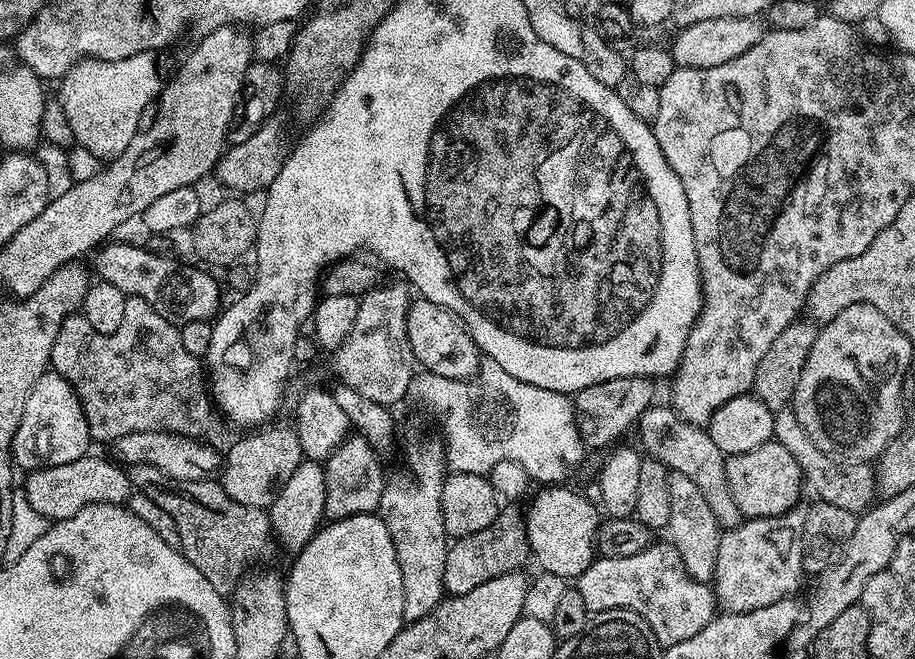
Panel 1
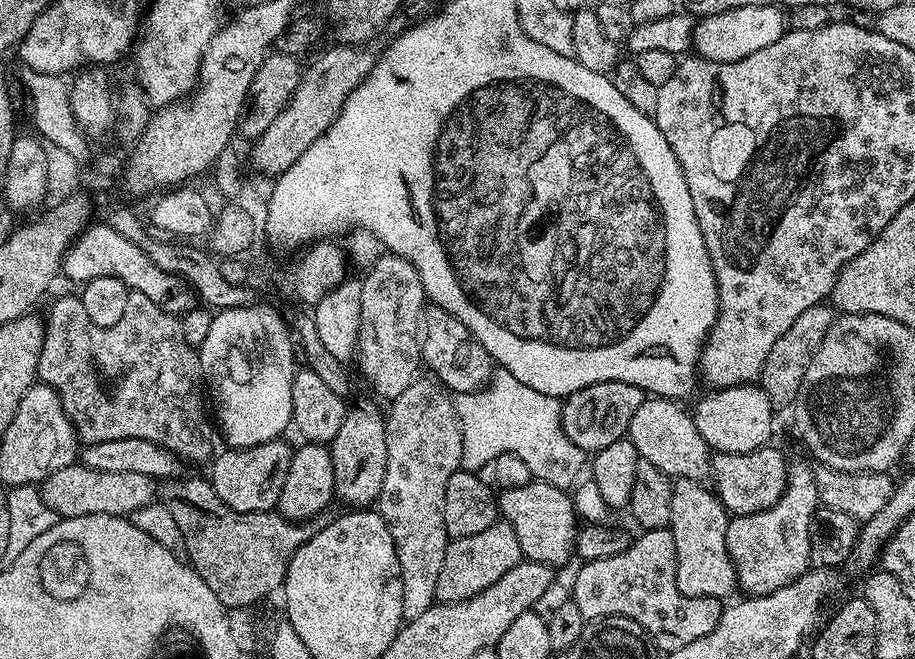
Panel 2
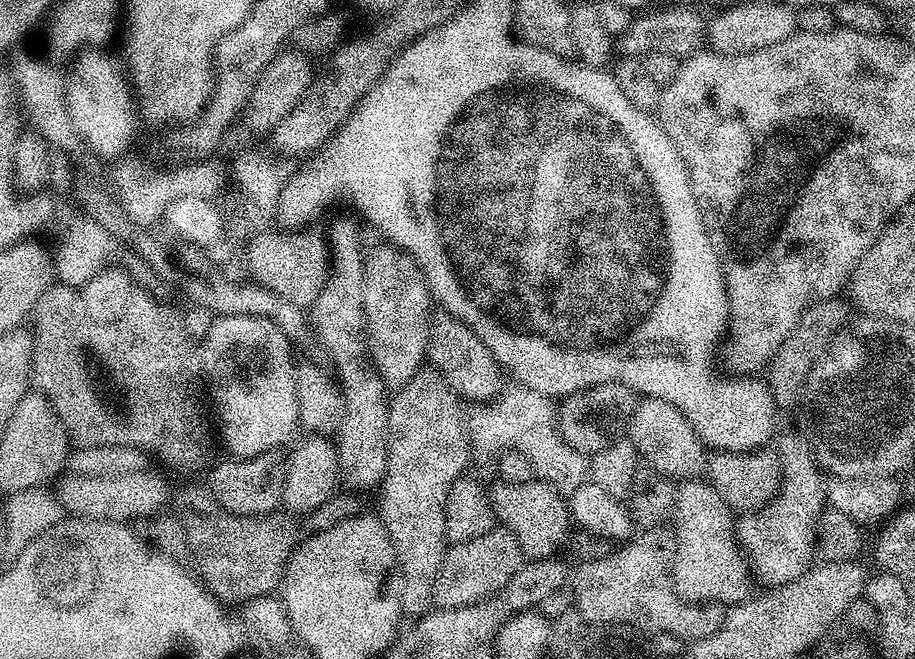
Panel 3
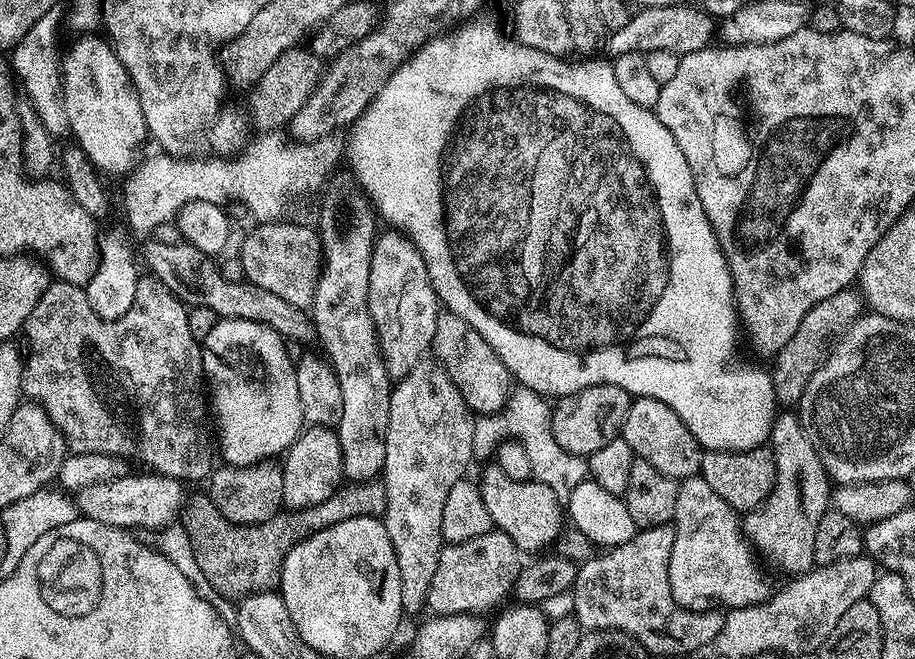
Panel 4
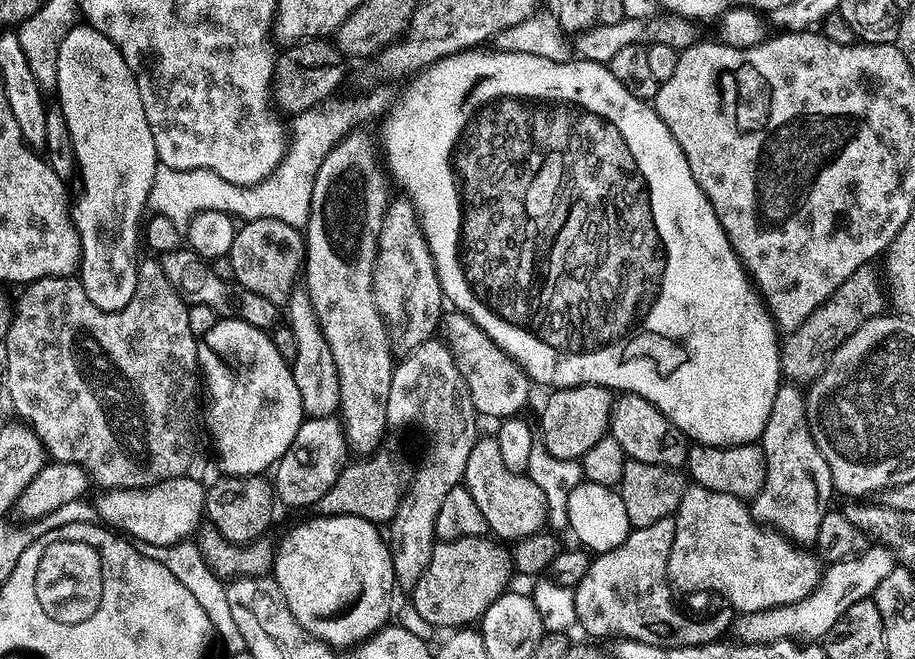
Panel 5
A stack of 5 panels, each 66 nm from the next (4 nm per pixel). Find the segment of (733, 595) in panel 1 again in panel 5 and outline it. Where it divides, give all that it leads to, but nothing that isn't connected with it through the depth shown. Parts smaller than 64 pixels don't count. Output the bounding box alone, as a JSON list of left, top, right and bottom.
[750,382,834,546]

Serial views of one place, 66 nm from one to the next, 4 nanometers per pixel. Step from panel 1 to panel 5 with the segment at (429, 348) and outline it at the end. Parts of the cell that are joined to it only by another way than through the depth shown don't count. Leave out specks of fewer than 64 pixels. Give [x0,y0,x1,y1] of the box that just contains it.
[438,310,529,418]

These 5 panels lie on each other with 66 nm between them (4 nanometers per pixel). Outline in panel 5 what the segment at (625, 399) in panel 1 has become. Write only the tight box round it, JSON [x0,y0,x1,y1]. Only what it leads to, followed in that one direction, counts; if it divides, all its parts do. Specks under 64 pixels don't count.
[538,384,614,460]

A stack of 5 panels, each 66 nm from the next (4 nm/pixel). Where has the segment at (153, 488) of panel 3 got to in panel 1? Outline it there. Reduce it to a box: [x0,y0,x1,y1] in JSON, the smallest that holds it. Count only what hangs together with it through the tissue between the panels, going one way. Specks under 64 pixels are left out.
[22,454,134,522]

